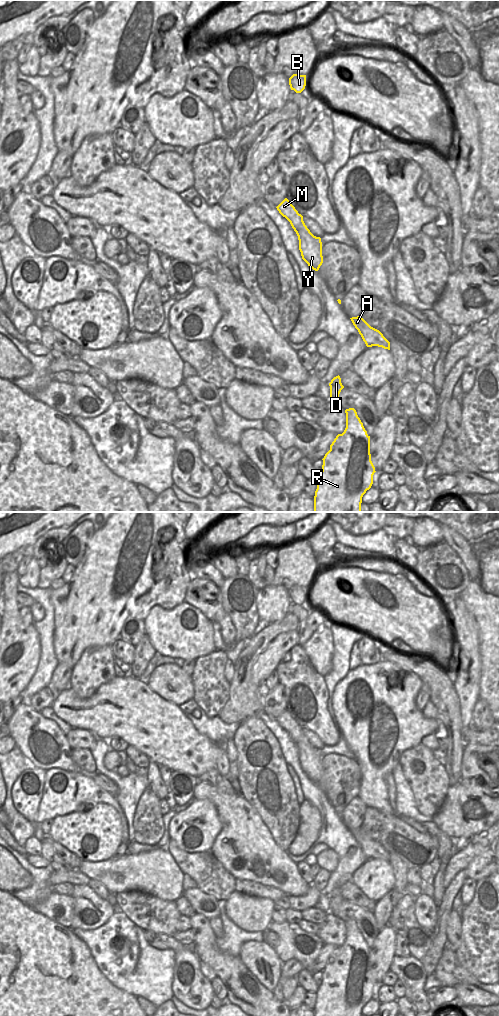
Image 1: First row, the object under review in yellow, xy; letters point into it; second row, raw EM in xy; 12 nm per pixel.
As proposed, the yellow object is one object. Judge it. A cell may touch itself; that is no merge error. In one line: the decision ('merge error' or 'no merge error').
no merge error

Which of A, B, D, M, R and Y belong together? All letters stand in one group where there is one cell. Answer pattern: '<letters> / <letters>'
A B D M R Y

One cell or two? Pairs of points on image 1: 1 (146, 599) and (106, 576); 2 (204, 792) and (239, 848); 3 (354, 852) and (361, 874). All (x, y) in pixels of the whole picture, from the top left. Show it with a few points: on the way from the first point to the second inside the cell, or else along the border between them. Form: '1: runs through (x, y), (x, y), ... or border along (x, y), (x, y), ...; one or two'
1: border along (158, 582), (135, 600), (133, 611), (129, 615); two
2: runs through (219, 801), (239, 821), (239, 833); one
3: border along (367, 859), (354, 872), (350, 880); two

